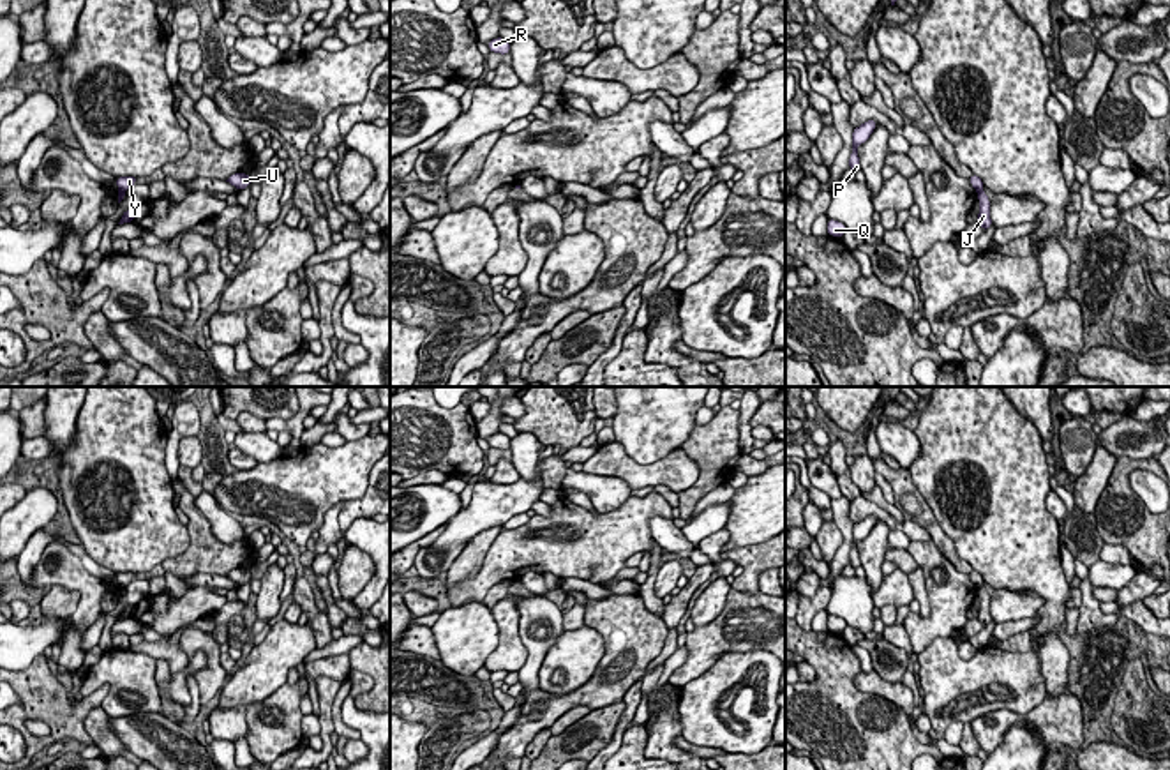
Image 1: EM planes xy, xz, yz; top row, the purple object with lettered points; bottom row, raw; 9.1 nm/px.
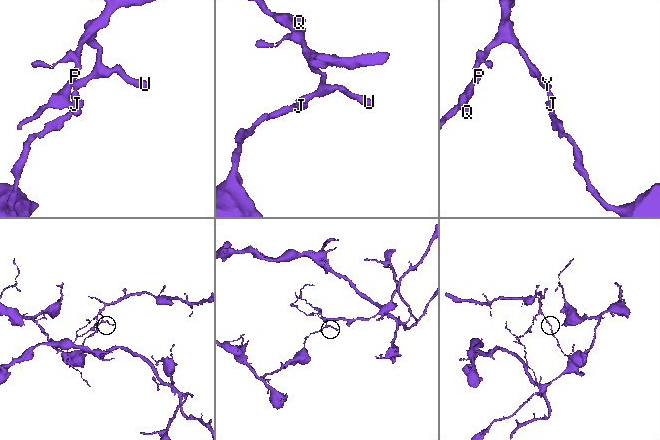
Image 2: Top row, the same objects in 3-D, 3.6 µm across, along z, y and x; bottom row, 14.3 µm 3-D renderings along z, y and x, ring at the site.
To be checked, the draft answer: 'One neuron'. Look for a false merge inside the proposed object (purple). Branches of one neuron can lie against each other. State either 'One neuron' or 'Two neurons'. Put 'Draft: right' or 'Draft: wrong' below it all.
Two neurons
Draft: wrong

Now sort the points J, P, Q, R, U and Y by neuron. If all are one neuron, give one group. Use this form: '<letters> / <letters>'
J / P Q R U Y

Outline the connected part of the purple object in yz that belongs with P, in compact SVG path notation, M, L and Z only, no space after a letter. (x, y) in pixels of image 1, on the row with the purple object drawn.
M866 120L865 124L861 124L859 127L856 127L852 131L852 152L851 152L851 159L849 159L849 168L851 168L852 173L861 170L856 148L859 145L863 145L865 141L868 141L868 138L874 132L875 127L877 127L875 120Z

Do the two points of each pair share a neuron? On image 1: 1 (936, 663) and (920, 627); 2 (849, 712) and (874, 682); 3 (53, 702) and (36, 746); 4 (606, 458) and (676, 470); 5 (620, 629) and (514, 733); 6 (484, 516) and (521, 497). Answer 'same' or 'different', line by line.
1: different
2: different
3: same
4: same
5: same
6: same

